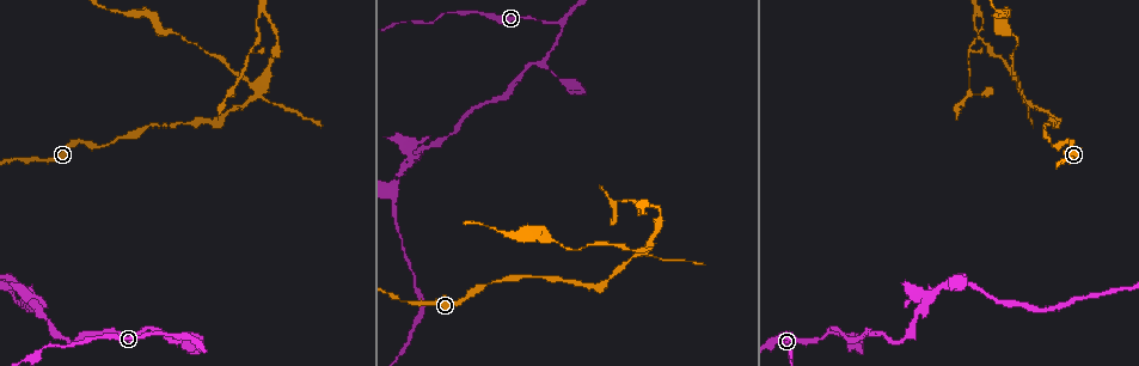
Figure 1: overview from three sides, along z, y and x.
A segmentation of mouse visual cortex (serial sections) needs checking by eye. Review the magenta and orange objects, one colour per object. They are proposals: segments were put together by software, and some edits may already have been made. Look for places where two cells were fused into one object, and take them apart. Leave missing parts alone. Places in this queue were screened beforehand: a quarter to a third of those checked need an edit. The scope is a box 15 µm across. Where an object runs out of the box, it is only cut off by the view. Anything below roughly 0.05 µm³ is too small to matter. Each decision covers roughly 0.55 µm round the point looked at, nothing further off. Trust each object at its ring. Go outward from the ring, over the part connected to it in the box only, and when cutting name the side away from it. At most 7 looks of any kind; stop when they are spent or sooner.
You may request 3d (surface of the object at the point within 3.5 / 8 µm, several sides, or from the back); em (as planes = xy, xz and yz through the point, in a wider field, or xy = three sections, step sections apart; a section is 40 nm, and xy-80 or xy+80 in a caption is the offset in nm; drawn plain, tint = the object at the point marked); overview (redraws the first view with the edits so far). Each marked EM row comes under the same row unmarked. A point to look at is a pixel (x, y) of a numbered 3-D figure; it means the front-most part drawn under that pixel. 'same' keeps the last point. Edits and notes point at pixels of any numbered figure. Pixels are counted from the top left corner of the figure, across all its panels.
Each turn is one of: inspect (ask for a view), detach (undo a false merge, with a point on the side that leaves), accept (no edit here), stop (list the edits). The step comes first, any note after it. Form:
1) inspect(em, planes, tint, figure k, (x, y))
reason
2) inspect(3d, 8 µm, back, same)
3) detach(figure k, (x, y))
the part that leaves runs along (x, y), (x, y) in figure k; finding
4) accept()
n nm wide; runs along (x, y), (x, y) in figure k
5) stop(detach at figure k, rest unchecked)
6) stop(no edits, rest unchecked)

inspect(3d, 3.5 µm, back, figure 1, (1019, 91))
two arms in line, one across

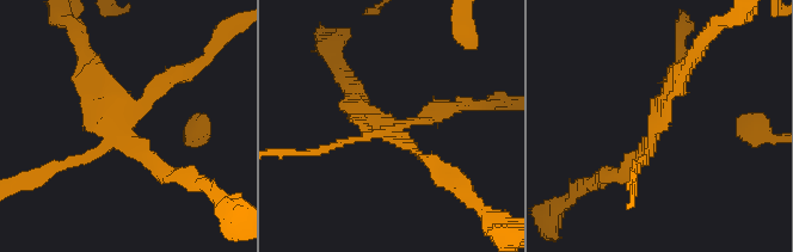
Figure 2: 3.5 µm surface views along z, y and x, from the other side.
inspect(em, xy, step 5, tint, figure 2, (393, 130))
need the tissue

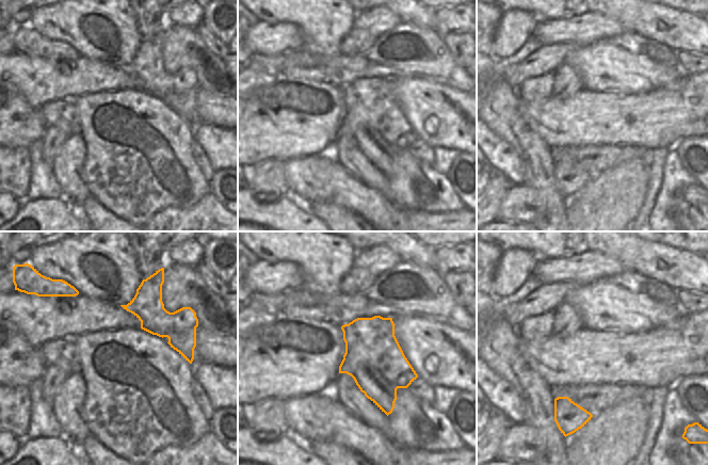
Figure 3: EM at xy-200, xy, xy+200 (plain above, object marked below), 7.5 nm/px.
detach(figure 2, (436, 106))
the part that leaves runs along (391, 130), (442, 109), (475, 106) in figure 2; two cells meet here

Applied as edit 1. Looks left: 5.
inspect(3d, 3.5 µm, figure 1, (974, 14))
three arms meet

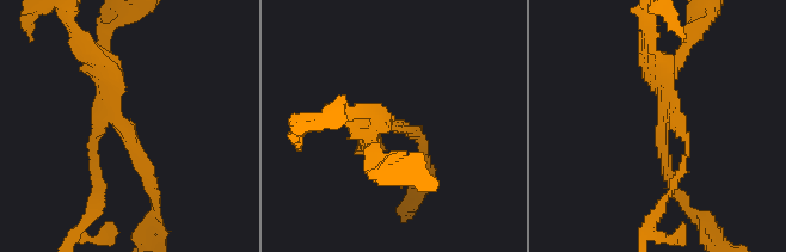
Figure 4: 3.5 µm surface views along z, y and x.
inspect(em, xy, step 1, tint, figure 4, (663, 122))
3 arms; arms of 100, 150, 250 nm

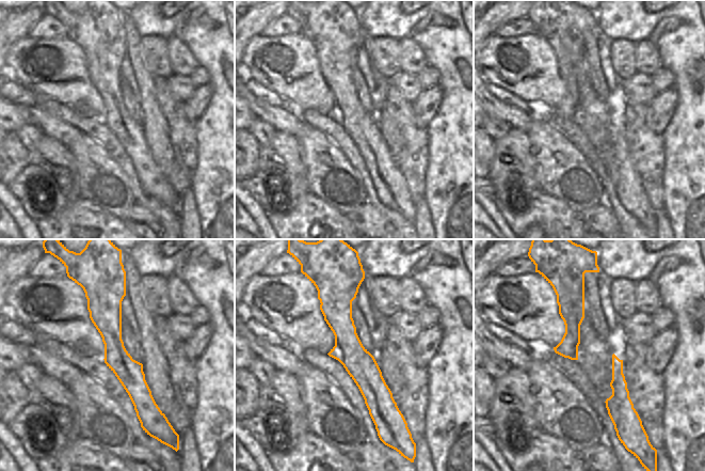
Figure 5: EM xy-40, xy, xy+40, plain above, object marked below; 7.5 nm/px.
detach(figure 4, (376, 159))
the part that leaves runs along (102, 121), (87, 216) in figure 4; a second cell is stuck on

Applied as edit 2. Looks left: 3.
inspect(3d, 3.5 µm, figure 1, (830, 330))
abrupt turn

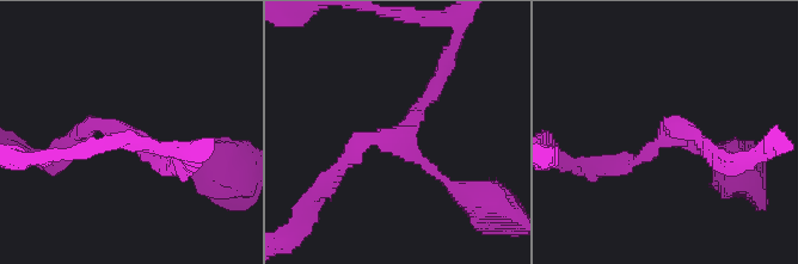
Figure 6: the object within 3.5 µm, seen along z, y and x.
accept()
3 arms; arms of 150, 200, 250 nm; runs along (442, 72), (405, 127), (339, 166) in figure 6; all the same cell

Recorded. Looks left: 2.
stop(detach at figure 2, detach at figure 4, rest unchecked)

